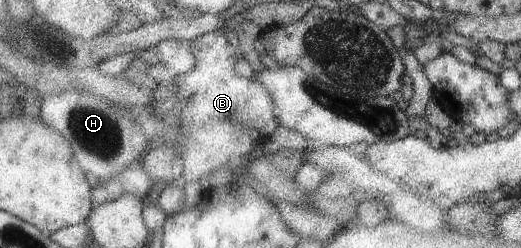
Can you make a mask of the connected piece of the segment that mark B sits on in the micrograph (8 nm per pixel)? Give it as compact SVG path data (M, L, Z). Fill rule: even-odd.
M225 28L204 33L190 41L189 48L193 54L193 68L182 74L172 74L175 97L182 103L176 134L171 137L180 147L182 157L181 181L198 181L211 171L227 167L245 169L249 164L248 153L254 145L263 141L278 125L275 117L274 103L265 86L253 78L245 78L235 73L233 67L238 60L241 48L233 47L227 42Z

